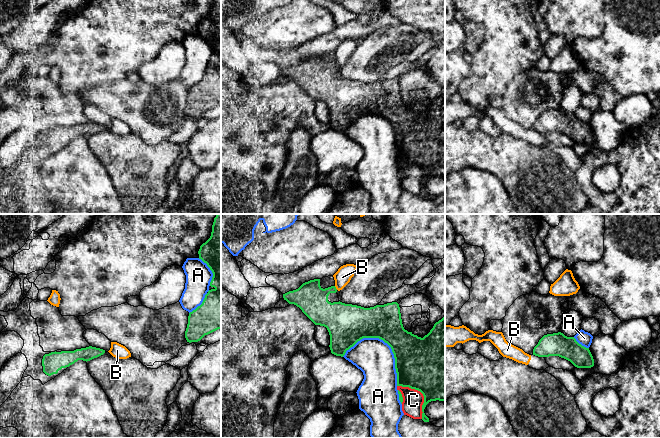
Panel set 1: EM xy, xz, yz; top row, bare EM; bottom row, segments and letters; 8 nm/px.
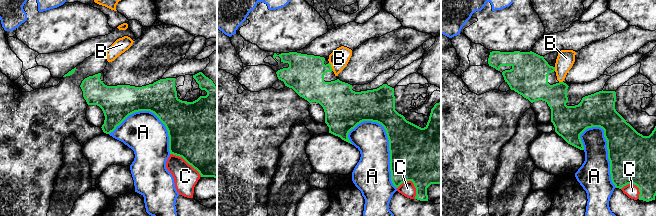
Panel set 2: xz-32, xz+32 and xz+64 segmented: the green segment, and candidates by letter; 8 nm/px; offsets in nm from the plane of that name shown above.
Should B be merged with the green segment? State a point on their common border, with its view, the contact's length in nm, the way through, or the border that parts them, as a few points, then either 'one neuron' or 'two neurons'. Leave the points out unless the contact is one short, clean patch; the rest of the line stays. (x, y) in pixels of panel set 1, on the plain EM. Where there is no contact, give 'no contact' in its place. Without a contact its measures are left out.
meets green in xz at (335, 64); contact 40 nm long; border along xz (334, 62), (337, 65); two neurons

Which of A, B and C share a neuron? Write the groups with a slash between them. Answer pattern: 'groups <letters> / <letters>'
groups A / B / C

